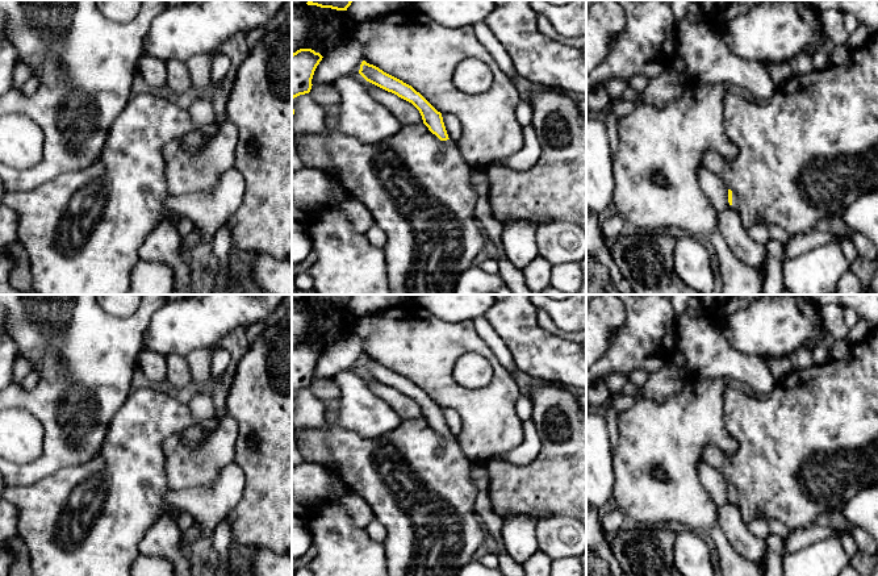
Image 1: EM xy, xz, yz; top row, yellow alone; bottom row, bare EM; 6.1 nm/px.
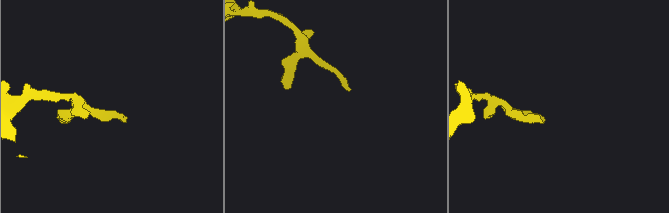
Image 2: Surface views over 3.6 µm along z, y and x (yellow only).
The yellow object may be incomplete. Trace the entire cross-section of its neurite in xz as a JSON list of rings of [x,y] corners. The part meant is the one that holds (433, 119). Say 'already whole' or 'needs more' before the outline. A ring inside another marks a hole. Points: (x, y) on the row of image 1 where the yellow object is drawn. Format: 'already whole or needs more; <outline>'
already whole; [[[361,62],[359,74],[369,83],[397,95],[411,103],[421,113],[423,124],[440,141],[447,141],[448,134],[443,122],[442,113],[438,112],[419,92],[402,80],[384,72],[379,67]]]

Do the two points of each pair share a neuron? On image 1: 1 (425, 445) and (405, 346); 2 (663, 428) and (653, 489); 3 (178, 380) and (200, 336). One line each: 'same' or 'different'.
1: different
2: same
3: different

